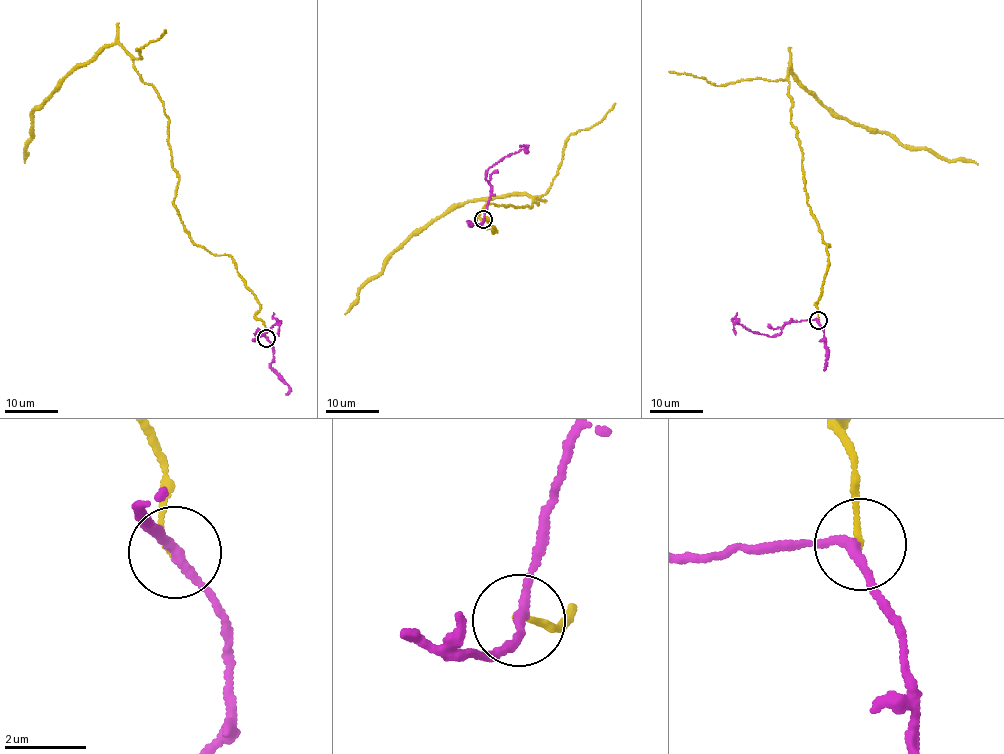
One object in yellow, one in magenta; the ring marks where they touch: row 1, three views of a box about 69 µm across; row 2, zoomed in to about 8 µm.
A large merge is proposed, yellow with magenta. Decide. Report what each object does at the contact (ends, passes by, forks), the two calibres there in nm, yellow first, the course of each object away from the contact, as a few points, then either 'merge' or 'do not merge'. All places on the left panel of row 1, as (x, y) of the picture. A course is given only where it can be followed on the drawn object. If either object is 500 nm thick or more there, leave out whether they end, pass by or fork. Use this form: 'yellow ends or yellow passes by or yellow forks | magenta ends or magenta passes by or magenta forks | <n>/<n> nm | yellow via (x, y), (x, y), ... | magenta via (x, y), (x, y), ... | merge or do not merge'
yellow ends | magenta passes by | 140/200 nm | yellow via (267, 337), (233, 259), (191, 240), (183, 227), (163, 101), (116, 43), (73, 67), (34, 110), (24, 163) | magenta via (267, 337), (259, 331), (255, 340), (278, 324), (273, 313) | do not merge

